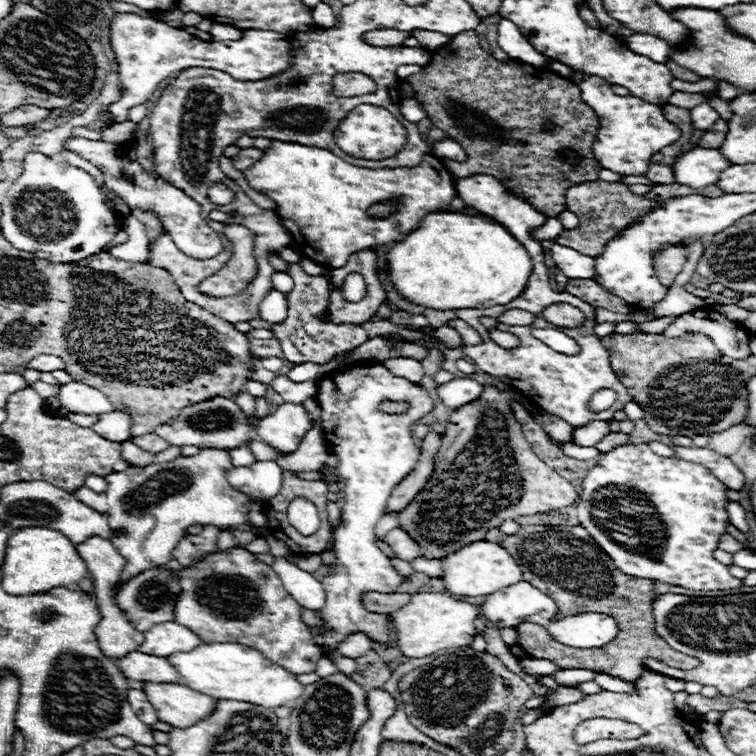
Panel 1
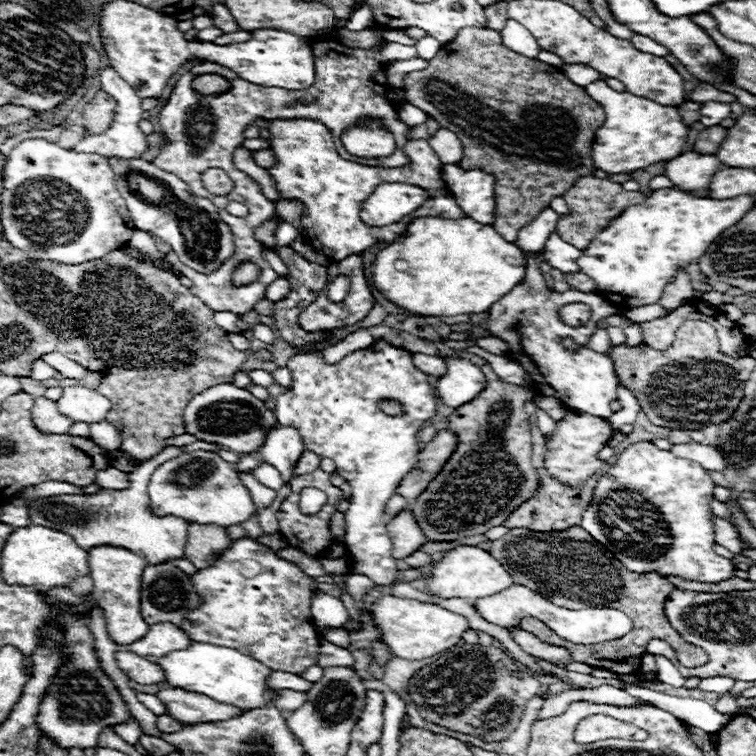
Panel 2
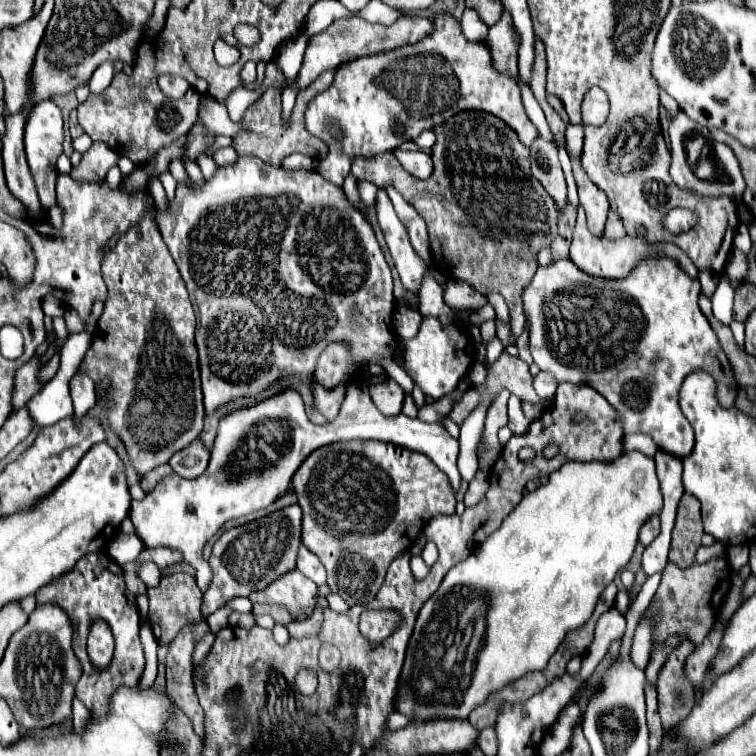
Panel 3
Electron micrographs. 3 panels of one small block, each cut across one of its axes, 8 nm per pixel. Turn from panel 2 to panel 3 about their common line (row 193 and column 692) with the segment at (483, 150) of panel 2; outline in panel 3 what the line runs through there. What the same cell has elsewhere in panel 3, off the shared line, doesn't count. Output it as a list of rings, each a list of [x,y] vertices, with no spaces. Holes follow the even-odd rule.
[[[684,493],[676,514],[676,526],[672,530],[668,560],[678,568],[690,568],[694,564],[696,550],[702,546],[702,536],[704,530],[700,520],[700,502],[691,494]]]

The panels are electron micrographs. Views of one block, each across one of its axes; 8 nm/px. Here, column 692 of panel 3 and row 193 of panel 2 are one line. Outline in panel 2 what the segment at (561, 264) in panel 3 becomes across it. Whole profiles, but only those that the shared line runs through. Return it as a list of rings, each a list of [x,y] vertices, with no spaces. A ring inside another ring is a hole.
[[[274,120],[268,124],[272,152],[278,156],[278,164],[270,168],[276,188],[286,200],[300,200],[306,206],[302,224],[310,242],[320,248],[332,262],[340,262],[346,256],[360,254],[374,242],[392,242],[408,226],[412,218],[418,216],[442,216],[442,218],[464,218],[466,214],[454,204],[454,198],[442,188],[440,178],[440,158],[430,148],[428,140],[410,140],[404,146],[404,154],[410,158],[410,164],[402,168],[382,168],[382,166],[364,166],[350,160],[344,160],[332,142],[332,132],[318,120]],[[382,182],[406,182],[430,192],[430,200],[418,208],[416,214],[404,216],[398,224],[386,228],[370,228],[362,224],[358,210],[360,204],[374,192]]]

